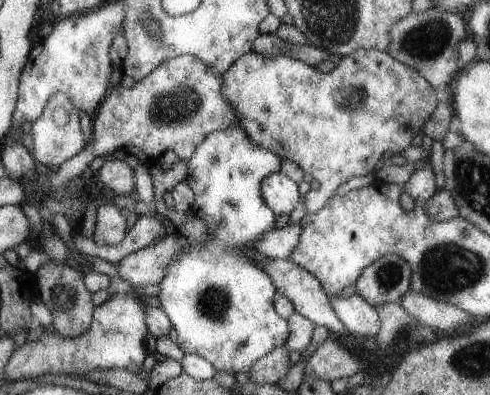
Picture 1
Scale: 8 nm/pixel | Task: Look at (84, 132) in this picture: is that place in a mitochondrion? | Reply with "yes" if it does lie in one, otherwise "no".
no

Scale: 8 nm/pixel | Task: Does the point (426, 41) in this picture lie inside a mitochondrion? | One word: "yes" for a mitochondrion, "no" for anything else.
yes

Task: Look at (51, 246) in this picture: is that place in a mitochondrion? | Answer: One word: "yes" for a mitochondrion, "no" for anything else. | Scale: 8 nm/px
no

